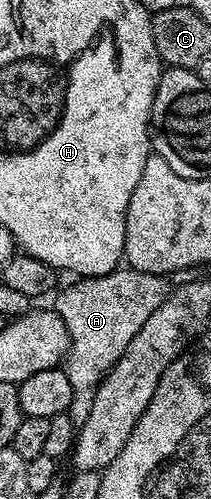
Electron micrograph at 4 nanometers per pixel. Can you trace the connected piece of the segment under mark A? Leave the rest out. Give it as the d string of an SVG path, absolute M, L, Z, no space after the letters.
M118 268L98 278L81 278L69 286L57 298L57 315L67 324L69 351L63 359L67 380L71 380L73 399L67 413L80 428L91 412L91 400L97 385L105 379L106 373L123 356L127 344L147 324L147 316L163 304L167 293L166 279L159 274Z

